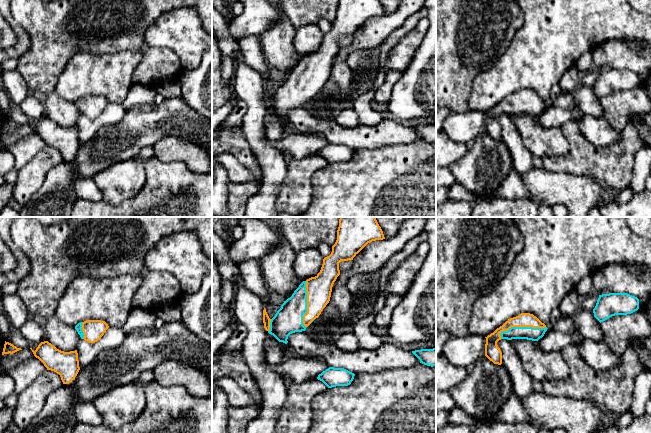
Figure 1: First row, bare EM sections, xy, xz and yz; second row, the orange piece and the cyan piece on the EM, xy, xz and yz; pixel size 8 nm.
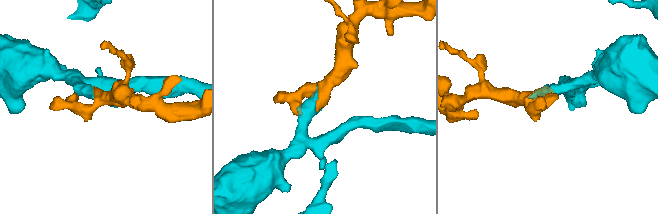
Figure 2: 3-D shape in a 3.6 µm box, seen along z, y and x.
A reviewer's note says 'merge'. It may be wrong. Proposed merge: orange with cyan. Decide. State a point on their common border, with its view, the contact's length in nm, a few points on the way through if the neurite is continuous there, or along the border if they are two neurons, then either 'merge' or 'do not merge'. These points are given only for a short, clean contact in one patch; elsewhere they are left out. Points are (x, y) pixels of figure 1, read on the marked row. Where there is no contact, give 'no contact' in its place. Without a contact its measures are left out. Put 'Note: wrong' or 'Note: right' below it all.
contact yz (522, 326); length 380 nm; merge
Note: right

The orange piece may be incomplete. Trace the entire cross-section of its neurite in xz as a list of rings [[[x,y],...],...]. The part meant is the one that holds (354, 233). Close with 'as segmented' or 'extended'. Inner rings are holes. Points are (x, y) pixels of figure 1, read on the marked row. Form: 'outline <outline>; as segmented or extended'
outline [[[340,217],[337,240],[331,254],[323,259],[320,272],[303,281],[272,319],[264,308],[265,330],[285,344],[290,334],[305,331],[329,303],[333,284],[340,275],[339,263],[353,260],[368,243],[383,239],[375,217]]]; extended

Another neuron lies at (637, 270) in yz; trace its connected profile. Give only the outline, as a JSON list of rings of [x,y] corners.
[[[622,264],[623,267],[625,267],[630,273],[633,275],[644,277],[646,276],[644,267],[636,265],[636,264]]]

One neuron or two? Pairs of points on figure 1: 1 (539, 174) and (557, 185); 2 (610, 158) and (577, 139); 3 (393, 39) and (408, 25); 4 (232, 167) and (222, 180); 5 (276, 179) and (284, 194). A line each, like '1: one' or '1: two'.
1: one
2: one
3: one
4: two
5: two

